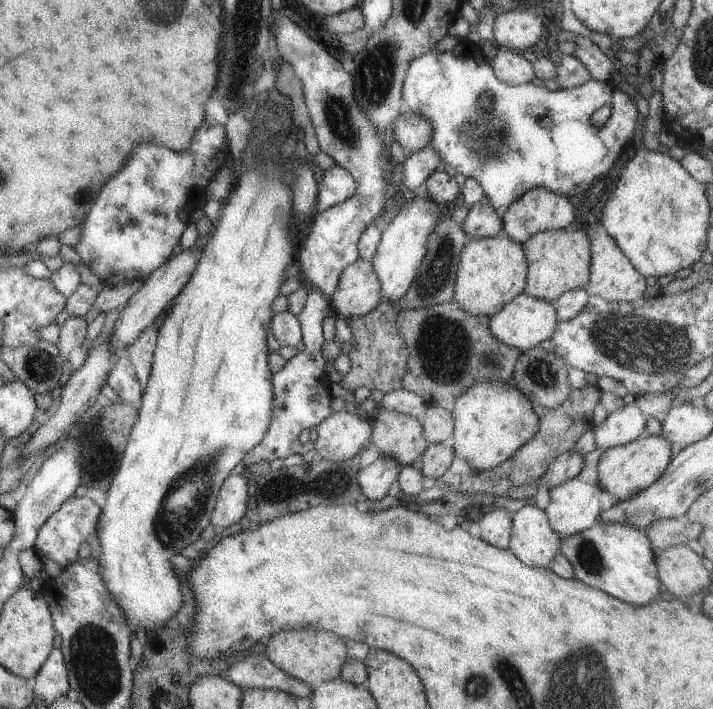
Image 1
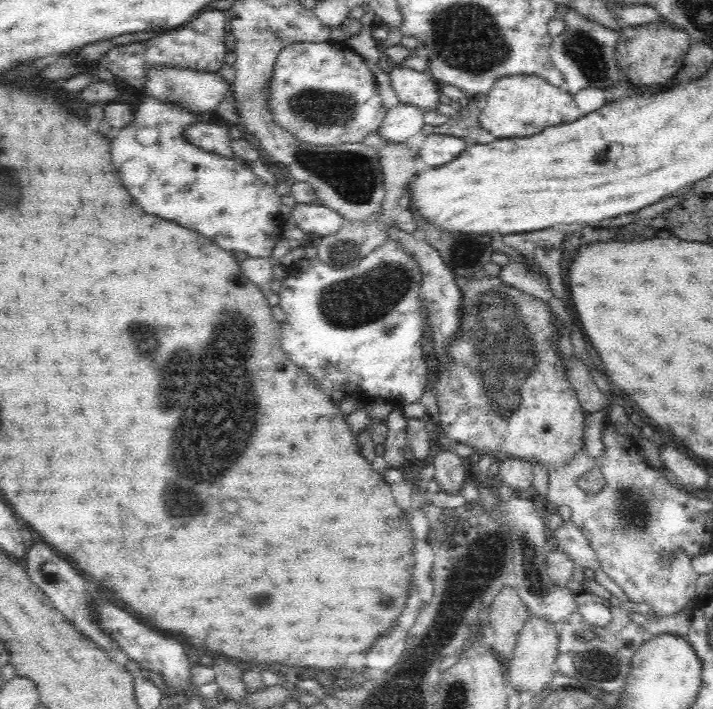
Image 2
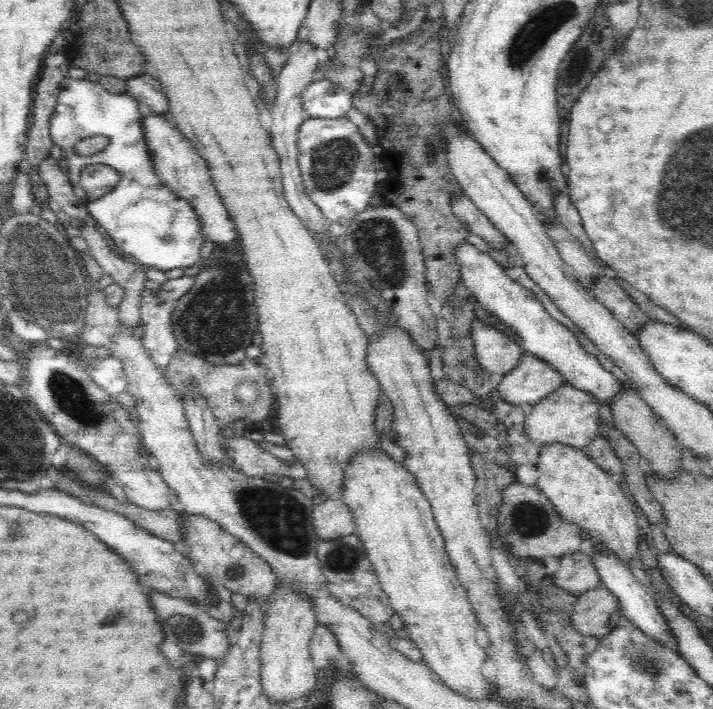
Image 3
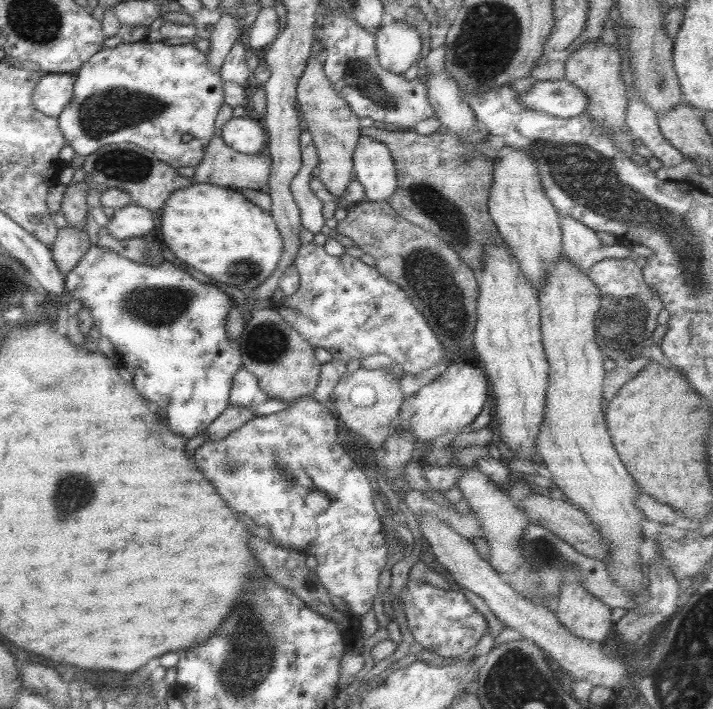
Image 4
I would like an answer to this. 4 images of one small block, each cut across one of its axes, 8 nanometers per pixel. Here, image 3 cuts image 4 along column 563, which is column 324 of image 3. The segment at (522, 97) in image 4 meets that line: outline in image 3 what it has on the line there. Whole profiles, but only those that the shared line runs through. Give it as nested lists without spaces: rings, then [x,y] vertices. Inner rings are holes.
[[[330,79],[312,82],[302,92],[302,106],[311,117],[338,119],[346,117],[353,107],[353,93]]]

